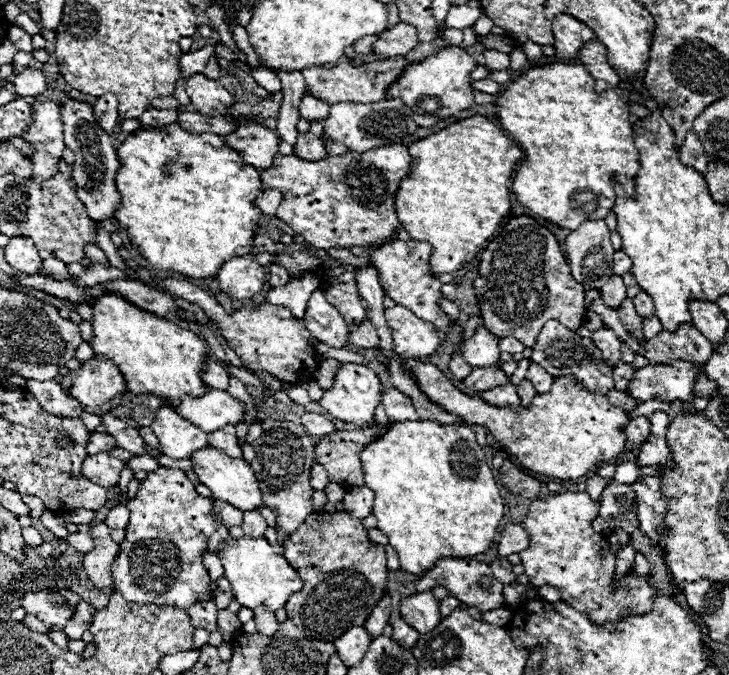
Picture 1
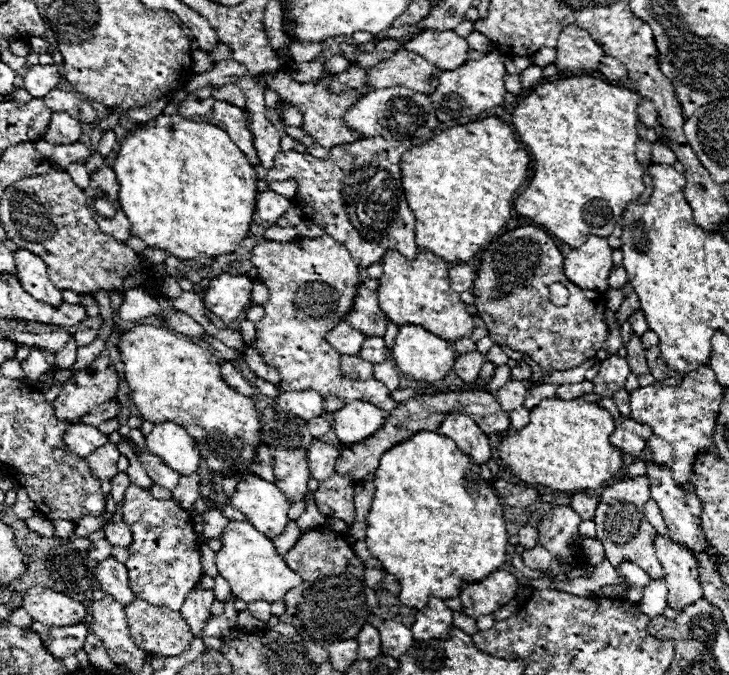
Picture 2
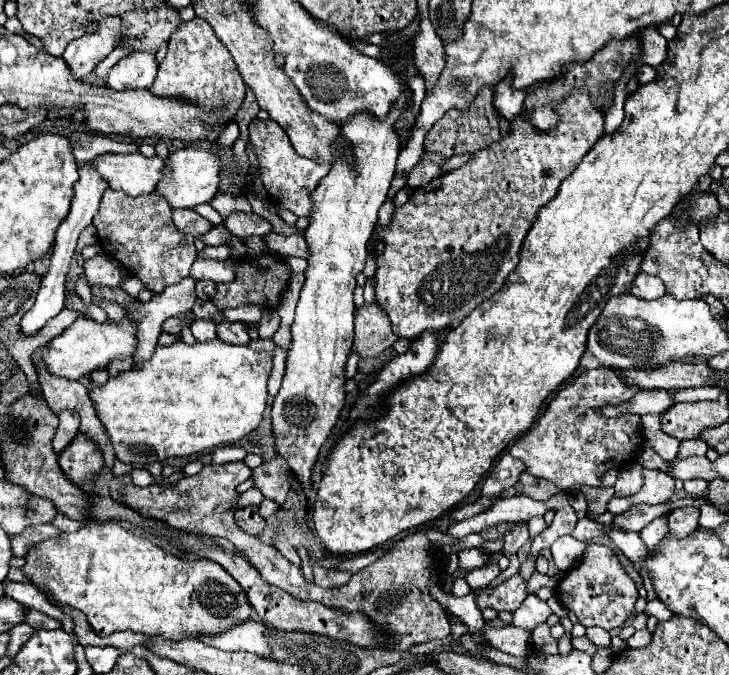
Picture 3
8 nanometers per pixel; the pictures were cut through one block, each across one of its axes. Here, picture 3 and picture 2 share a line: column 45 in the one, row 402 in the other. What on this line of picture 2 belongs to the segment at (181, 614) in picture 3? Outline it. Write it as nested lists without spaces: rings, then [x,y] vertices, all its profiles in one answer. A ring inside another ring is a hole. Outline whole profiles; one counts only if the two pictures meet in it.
[[[548,398],[542,400],[532,412],[530,412],[530,424],[522,430],[516,430],[514,434],[502,436],[500,440],[500,458],[506,462],[506,466],[518,476],[522,482],[528,484],[540,484],[558,492],[572,492],[572,490],[596,490],[606,480],[614,478],[618,470],[622,468],[622,452],[610,444],[610,432],[614,432],[616,424],[612,416],[592,404],[584,398],[572,398],[572,400],[560,400],[560,398]]]

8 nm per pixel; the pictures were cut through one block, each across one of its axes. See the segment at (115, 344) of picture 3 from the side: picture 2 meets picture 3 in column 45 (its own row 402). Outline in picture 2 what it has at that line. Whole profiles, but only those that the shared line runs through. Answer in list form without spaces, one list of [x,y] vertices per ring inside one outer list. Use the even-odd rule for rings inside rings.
[[[348,402],[332,416],[332,430],[342,444],[356,444],[370,438],[384,424],[384,412],[370,402]]]

